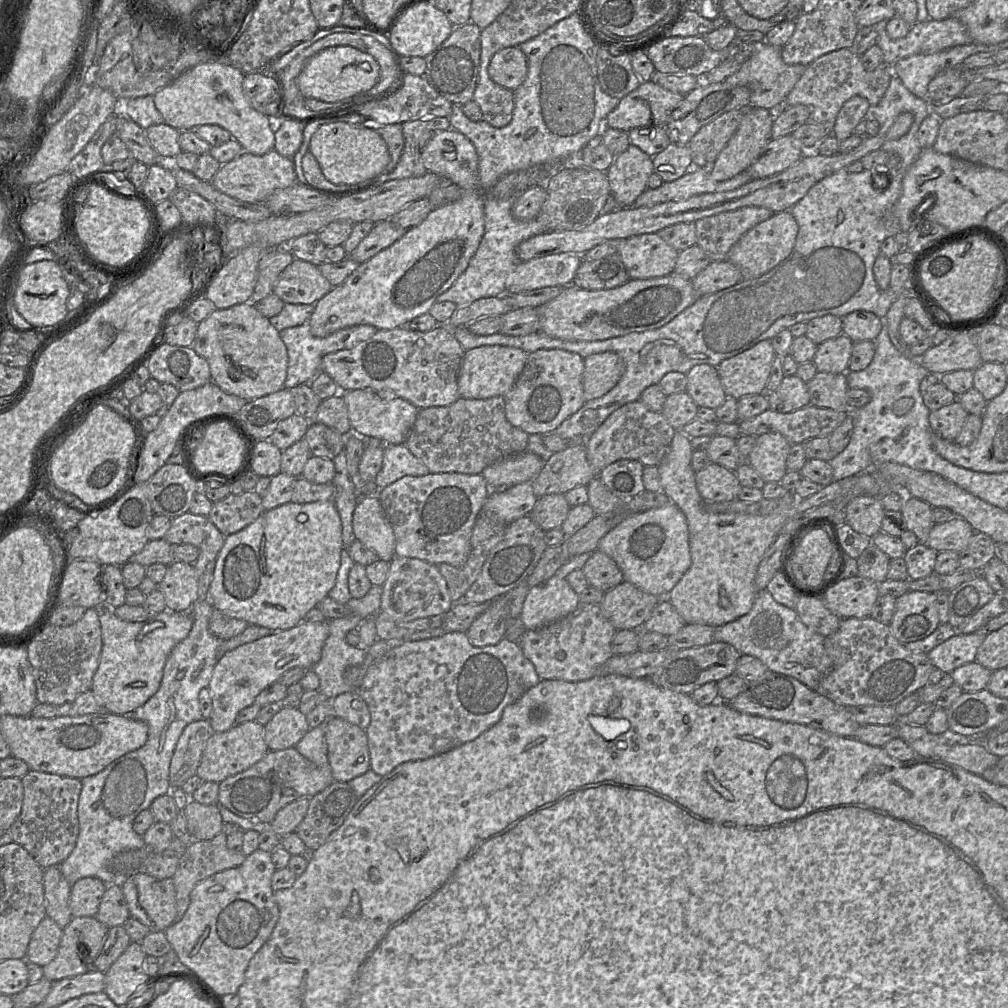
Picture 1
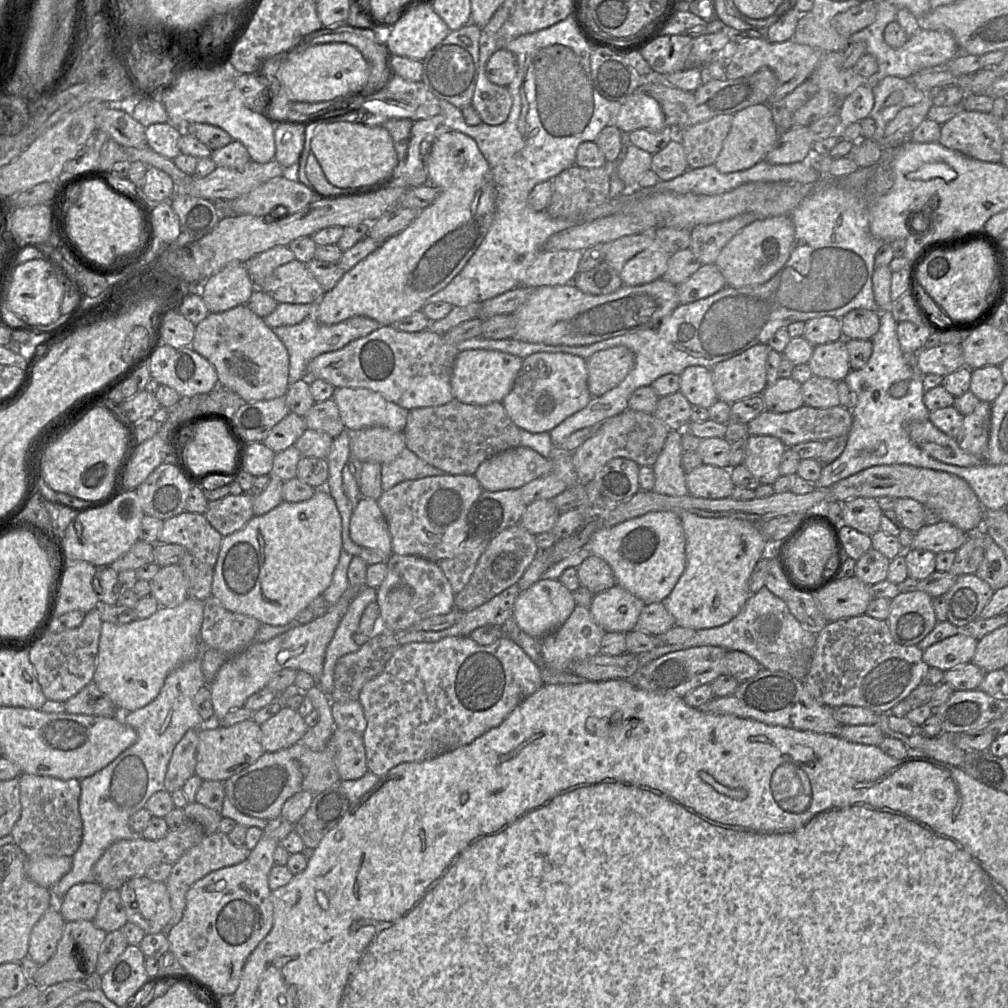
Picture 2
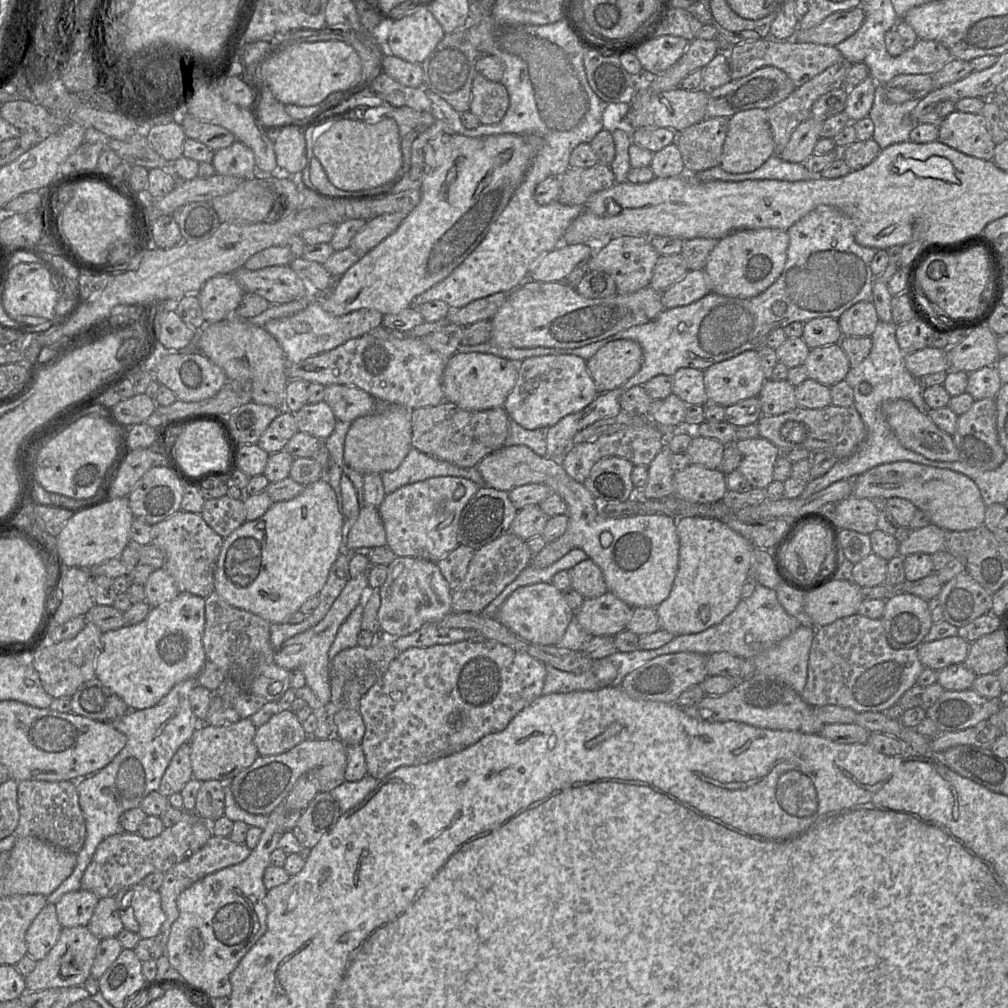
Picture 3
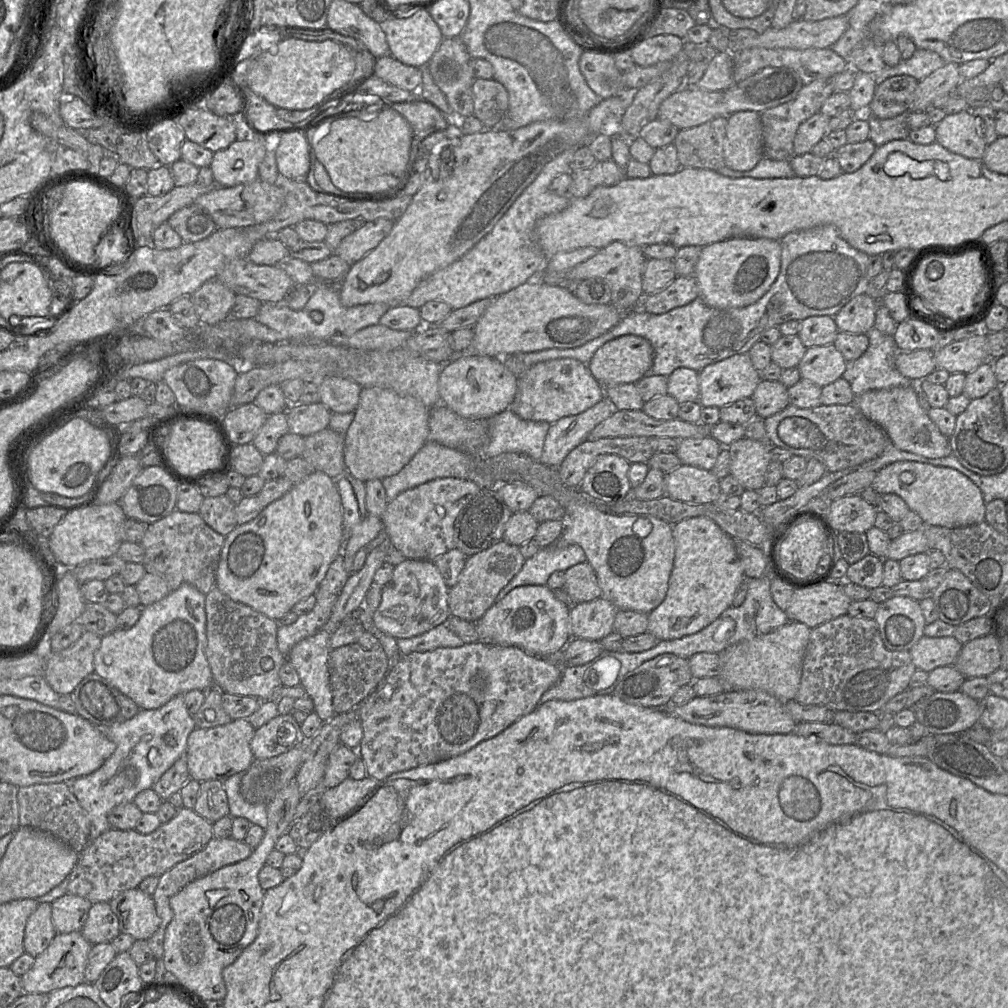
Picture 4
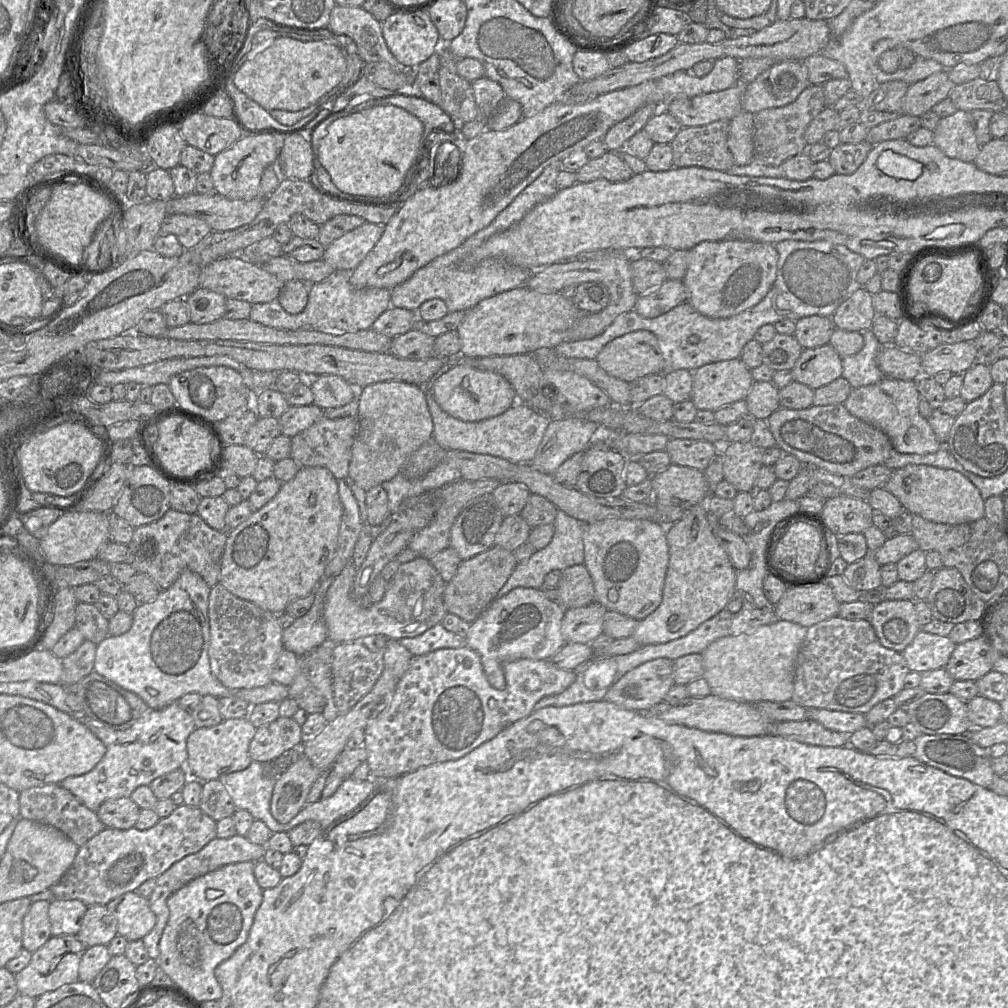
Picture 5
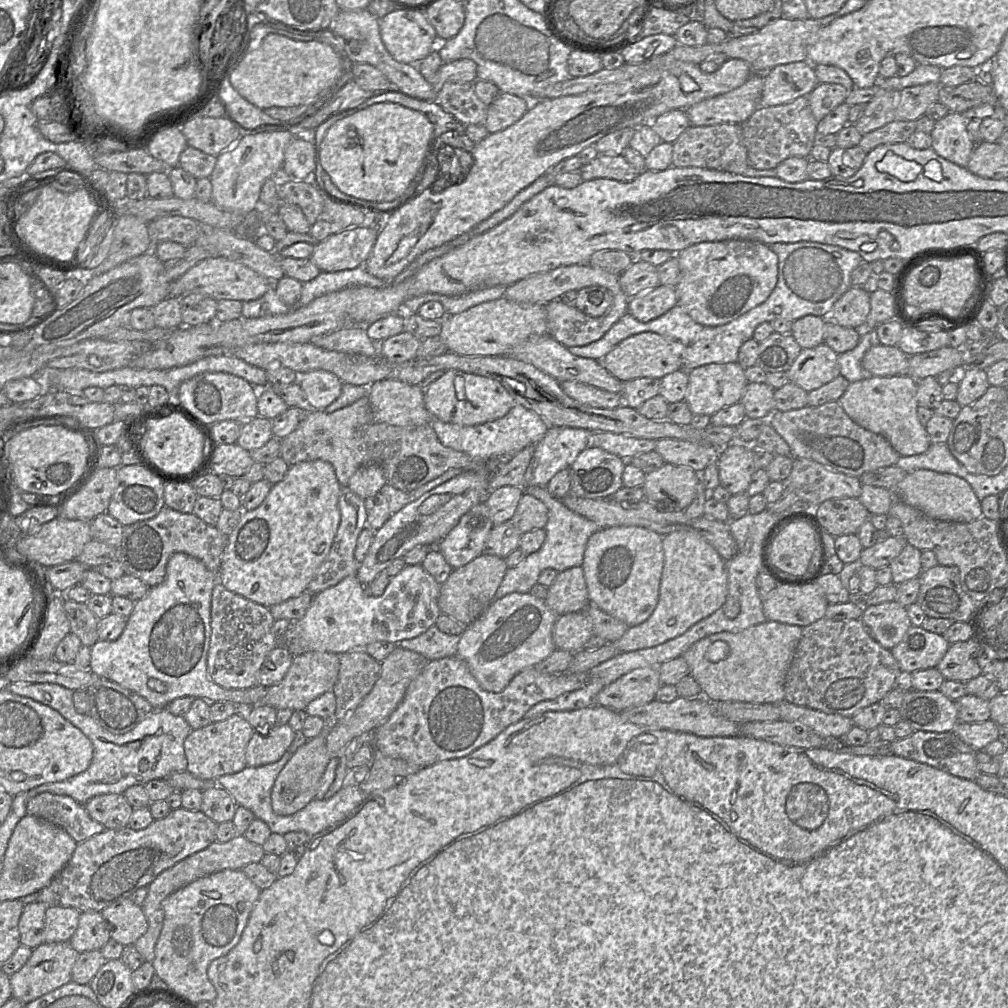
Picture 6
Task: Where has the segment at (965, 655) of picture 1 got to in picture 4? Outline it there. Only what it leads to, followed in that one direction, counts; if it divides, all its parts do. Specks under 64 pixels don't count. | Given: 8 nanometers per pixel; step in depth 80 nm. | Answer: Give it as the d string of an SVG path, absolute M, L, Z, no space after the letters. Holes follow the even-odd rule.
M923 635L909 650L917 669L930 672L937 667L954 665L961 651L961 644L954 636L928 637Z

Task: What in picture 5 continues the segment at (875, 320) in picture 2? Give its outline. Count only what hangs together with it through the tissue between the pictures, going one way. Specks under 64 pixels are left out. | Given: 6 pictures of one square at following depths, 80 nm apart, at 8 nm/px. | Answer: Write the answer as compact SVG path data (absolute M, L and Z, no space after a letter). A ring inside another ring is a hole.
M865 287L855 291L831 316L835 328L851 332L864 332L871 329L875 318L873 295Z

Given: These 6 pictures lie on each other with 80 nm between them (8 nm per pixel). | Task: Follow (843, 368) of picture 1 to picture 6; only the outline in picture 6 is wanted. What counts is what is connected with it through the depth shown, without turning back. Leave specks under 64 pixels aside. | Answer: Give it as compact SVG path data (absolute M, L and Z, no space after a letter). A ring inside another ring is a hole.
M825 343L802 348L788 370L790 382L807 392L820 388L839 375L838 354Z

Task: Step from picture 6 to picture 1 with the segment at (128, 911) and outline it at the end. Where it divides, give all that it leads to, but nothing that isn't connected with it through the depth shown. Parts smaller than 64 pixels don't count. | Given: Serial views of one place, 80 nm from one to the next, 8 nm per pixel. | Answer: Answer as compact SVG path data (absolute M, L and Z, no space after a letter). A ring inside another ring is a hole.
M137 872L115 883L121 885L130 916L144 924L149 932L164 932L175 922L176 894L172 878L158 879L144 872Z

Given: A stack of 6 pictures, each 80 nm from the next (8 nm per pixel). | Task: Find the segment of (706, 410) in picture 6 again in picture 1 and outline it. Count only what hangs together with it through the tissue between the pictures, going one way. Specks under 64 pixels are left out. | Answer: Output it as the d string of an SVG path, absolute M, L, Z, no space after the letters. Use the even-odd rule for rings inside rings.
M766 339L722 361L717 370L727 397L738 400L745 396L766 393L775 356L771 340Z

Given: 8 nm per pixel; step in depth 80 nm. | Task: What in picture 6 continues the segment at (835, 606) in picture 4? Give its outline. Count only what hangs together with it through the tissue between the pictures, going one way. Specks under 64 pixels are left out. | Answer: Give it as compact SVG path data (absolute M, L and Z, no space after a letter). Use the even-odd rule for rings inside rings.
M777 584L762 605L767 620L803 628L825 617L829 603L817 584Z

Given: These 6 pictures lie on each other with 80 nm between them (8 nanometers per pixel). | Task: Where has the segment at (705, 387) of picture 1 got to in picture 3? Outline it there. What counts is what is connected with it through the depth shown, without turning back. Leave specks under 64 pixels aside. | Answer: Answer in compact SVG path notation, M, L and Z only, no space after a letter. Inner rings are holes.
M681 368L673 375L672 394L687 405L709 404L704 385L704 371L695 368Z

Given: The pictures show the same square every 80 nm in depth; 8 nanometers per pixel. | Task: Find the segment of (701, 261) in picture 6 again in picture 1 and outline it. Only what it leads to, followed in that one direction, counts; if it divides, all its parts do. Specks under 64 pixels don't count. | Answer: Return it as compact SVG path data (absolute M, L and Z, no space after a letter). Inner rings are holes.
M790 211L774 212L770 218L747 231L730 249L726 260L739 268L744 279L758 278L790 255L797 234L798 224Z

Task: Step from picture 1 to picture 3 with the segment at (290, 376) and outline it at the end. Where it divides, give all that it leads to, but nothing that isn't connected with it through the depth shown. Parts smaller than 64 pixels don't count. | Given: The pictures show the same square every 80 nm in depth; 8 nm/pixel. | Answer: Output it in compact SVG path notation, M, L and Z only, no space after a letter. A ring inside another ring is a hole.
M323 297L310 298L307 307L289 317L272 319L264 324L268 331L280 344L287 363L298 363L311 356L328 352L347 341L365 335L382 326L383 314L374 309L359 309L342 316L332 315L323 308Z

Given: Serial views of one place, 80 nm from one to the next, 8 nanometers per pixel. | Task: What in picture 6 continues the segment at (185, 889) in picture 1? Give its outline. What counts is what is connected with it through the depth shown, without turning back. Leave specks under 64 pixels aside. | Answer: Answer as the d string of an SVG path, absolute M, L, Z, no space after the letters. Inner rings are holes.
M237 834L227 842L214 841L205 849L200 850L170 868L162 871L149 885L148 894L142 904L143 912L148 921L147 931L134 943L136 949L146 961L152 962L155 957L155 945L163 927L164 910L163 900L171 893L188 885L189 883L225 869L242 869L244 866L260 862L265 851L259 844L249 841L243 834Z

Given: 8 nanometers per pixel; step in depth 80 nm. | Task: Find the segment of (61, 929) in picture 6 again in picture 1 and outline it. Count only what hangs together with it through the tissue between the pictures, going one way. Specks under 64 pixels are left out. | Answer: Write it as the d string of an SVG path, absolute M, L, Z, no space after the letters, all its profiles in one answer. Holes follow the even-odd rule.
M84 877L75 882L69 895L73 917L95 917L107 884L95 877Z

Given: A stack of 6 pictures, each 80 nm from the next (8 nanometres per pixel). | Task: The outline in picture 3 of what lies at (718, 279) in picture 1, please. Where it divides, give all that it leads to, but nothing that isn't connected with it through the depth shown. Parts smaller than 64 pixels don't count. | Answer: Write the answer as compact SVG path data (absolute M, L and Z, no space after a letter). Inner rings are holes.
M703 270L688 271L684 277L661 293L664 309L689 305L712 292Z

